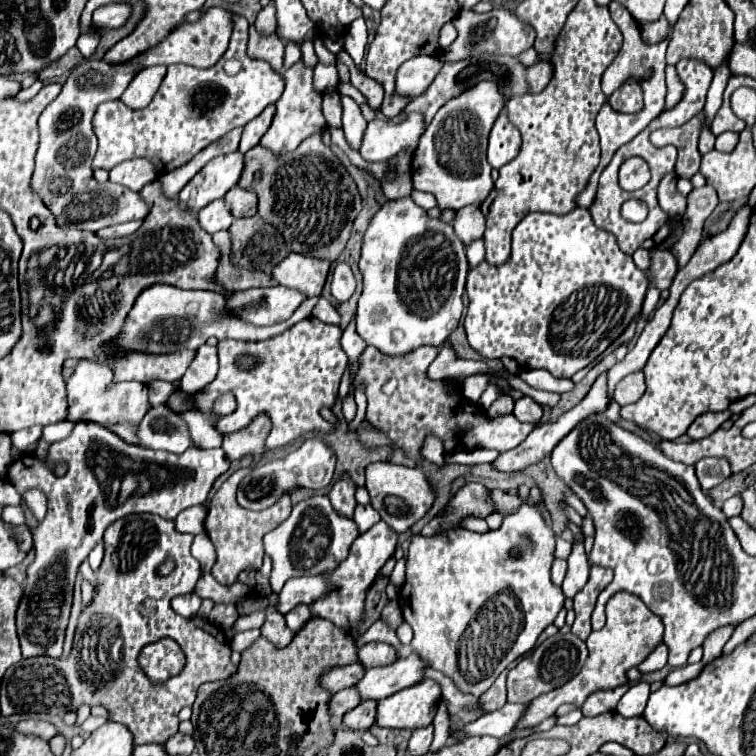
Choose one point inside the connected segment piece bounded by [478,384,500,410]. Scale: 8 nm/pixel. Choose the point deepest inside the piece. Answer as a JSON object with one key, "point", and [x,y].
{"point":[491,393]}

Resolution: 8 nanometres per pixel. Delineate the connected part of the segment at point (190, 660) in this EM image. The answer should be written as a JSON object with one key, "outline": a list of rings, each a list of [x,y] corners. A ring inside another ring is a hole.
{"outline":[[[133,513],[131,517],[123,517],[105,529],[105,559],[97,571],[97,593],[89,607],[83,609],[79,617],[79,627],[73,641],[73,651],[67,659],[51,659],[51,657],[33,657],[21,659],[5,671],[1,683],[1,715],[27,713],[27,711],[43,711],[51,715],[63,715],[67,711],[79,709],[81,703],[103,705],[109,711],[109,719],[115,723],[123,723],[133,733],[135,745],[145,743],[163,743],[167,737],[173,737],[179,729],[179,711],[187,705],[193,705],[197,697],[197,689],[205,681],[223,681],[237,673],[237,667],[229,661],[229,645],[225,643],[223,631],[209,623],[207,619],[193,617],[185,619],[177,615],[169,603],[179,593],[191,593],[201,569],[199,561],[189,553],[193,535],[177,533],[175,523],[163,517],[155,517],[151,513]],[[165,557],[173,557],[177,567],[171,575],[159,577],[157,567]],[[171,637],[179,643],[185,653],[185,667],[179,675],[171,677],[165,683],[151,683],[149,677],[139,667],[137,655],[145,645],[151,645],[159,639]]]}

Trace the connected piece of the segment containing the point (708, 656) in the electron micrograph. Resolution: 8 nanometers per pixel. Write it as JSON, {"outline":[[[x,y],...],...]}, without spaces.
{"outline":[[[721,627],[721,629],[713,631],[713,633],[707,637],[707,641],[703,643],[703,651],[705,651],[705,655],[703,655],[703,661],[701,661],[701,663],[709,663],[709,661],[717,659],[717,657],[721,655],[723,645],[725,645],[727,639],[731,637],[731,633],[733,633],[731,627]]]}

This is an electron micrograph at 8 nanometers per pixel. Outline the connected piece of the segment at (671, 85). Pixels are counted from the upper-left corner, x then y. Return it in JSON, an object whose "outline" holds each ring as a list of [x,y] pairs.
{"outline":[[[667,65],[666,70],[666,83],[667,83],[667,97],[665,97],[665,109],[663,111],[669,111],[673,109],[679,101],[681,101],[681,95],[685,91],[685,85],[681,83],[675,67]]]}

